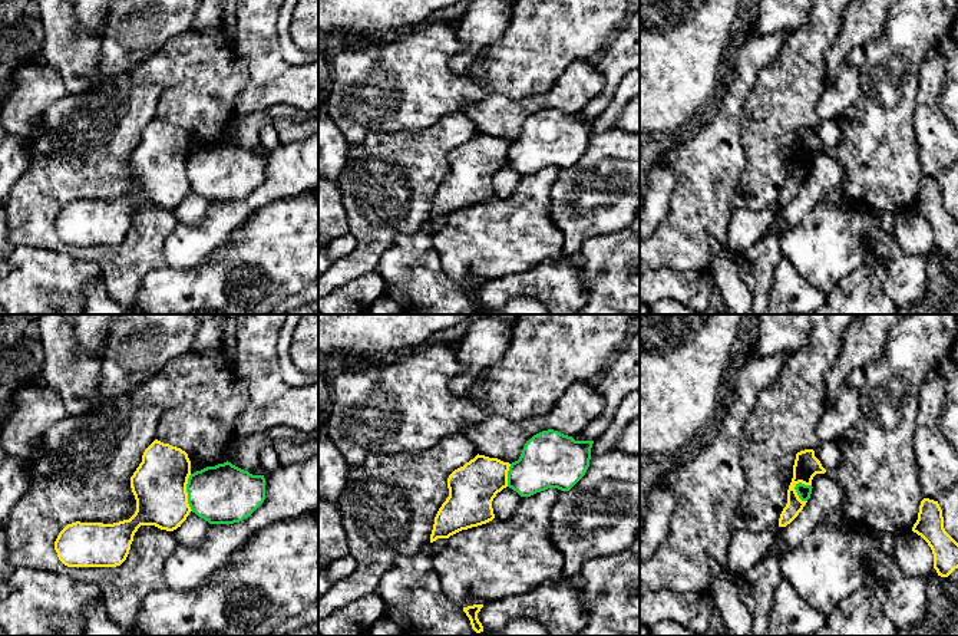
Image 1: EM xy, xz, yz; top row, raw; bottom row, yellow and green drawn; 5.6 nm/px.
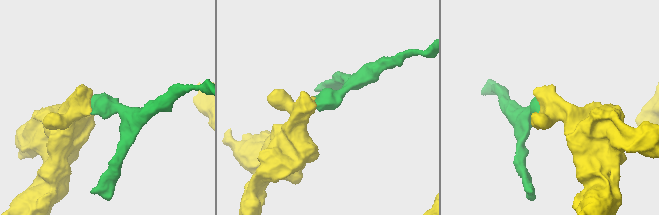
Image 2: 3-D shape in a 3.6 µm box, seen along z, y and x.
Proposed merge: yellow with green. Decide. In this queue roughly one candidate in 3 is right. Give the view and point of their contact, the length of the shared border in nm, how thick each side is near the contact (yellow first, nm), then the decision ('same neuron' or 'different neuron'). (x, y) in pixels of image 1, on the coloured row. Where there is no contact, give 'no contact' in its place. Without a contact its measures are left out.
xy (187, 493) | 200 nm | 300/340 nm | different neuron

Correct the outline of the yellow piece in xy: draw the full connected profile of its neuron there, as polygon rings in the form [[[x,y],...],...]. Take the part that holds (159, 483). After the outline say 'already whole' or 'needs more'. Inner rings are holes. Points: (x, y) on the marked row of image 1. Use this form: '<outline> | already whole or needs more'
[[[155,439],[131,477],[135,514],[113,524],[67,524],[54,541],[59,560],[67,567],[116,567],[126,560],[141,525],[176,530],[192,511],[186,492],[189,475],[188,454]]] | already whole

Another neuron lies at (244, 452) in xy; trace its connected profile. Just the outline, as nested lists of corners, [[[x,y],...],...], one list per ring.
[[[268,432],[251,436],[235,436],[227,461],[252,475],[257,475],[261,471],[260,454],[268,445],[274,445],[274,439]]]

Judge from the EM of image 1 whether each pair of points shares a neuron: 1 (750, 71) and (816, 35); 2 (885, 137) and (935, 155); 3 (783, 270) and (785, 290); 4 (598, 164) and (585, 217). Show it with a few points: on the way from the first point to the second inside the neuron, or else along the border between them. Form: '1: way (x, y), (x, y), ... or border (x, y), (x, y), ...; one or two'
1: border (790, 35), (779, 53), (760, 69), (755, 82); two
2: border (914, 115), (917, 155), (919, 168), (925, 175); two
3: way (785, 274), (785, 286); one
4: way (598, 177), (598, 191), (585, 204); one

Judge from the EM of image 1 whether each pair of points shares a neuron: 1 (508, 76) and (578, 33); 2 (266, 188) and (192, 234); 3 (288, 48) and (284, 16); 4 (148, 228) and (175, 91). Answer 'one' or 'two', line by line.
1: one
2: one
3: one
4: two

